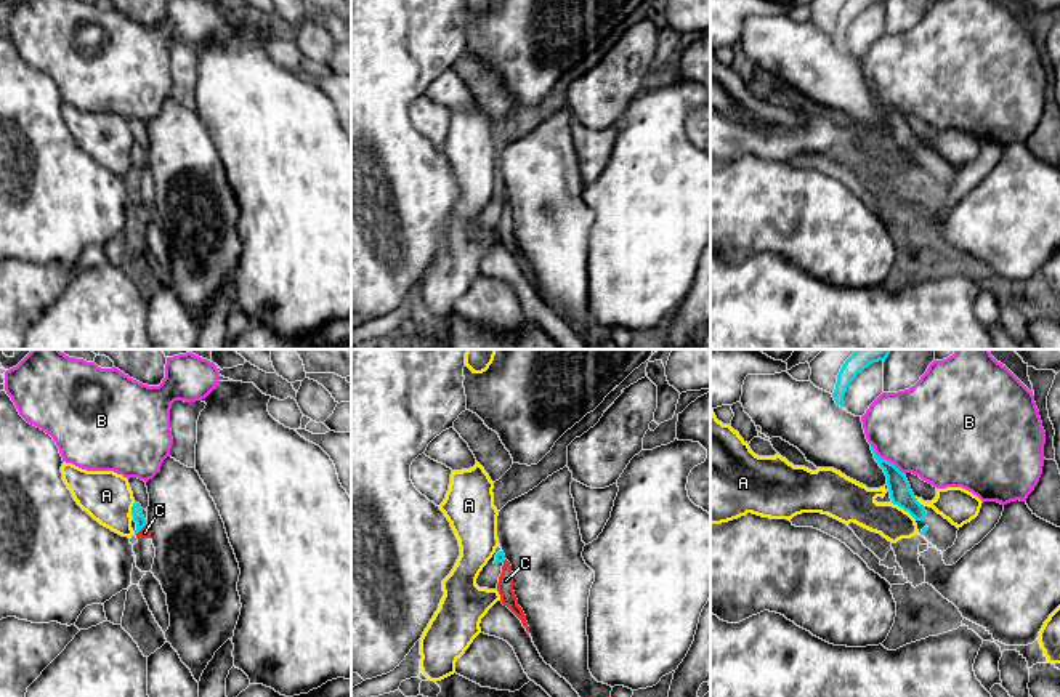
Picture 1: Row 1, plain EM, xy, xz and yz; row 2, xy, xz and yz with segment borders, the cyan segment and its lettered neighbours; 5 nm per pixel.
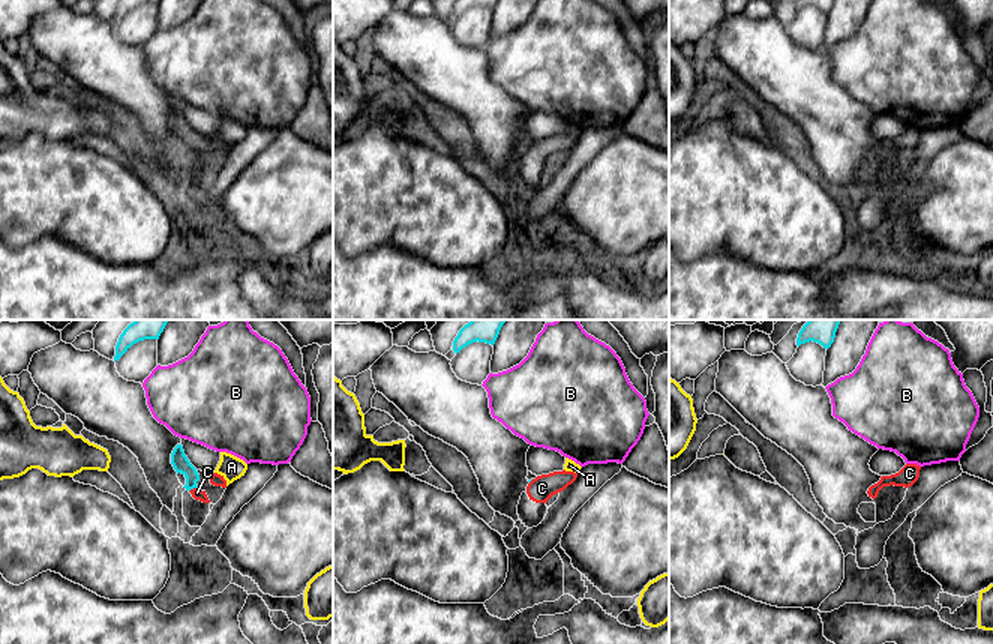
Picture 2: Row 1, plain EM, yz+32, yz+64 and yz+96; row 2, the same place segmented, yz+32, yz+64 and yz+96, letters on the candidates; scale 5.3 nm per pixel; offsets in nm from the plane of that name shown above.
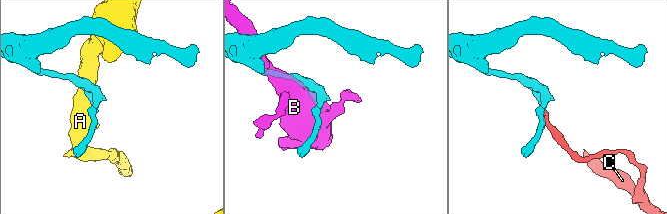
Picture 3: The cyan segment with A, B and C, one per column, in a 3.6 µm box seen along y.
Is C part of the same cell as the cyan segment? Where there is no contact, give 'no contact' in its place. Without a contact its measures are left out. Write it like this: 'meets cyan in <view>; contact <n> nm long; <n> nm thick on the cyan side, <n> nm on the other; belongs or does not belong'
meets cyan in xy; contact 80 nm long; 60 nm thick on the cyan side, 60 nm on the other; does not belong

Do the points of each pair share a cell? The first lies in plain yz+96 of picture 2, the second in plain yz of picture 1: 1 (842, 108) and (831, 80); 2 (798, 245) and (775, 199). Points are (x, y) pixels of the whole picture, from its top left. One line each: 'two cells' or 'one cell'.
1: one cell
2: one cell

